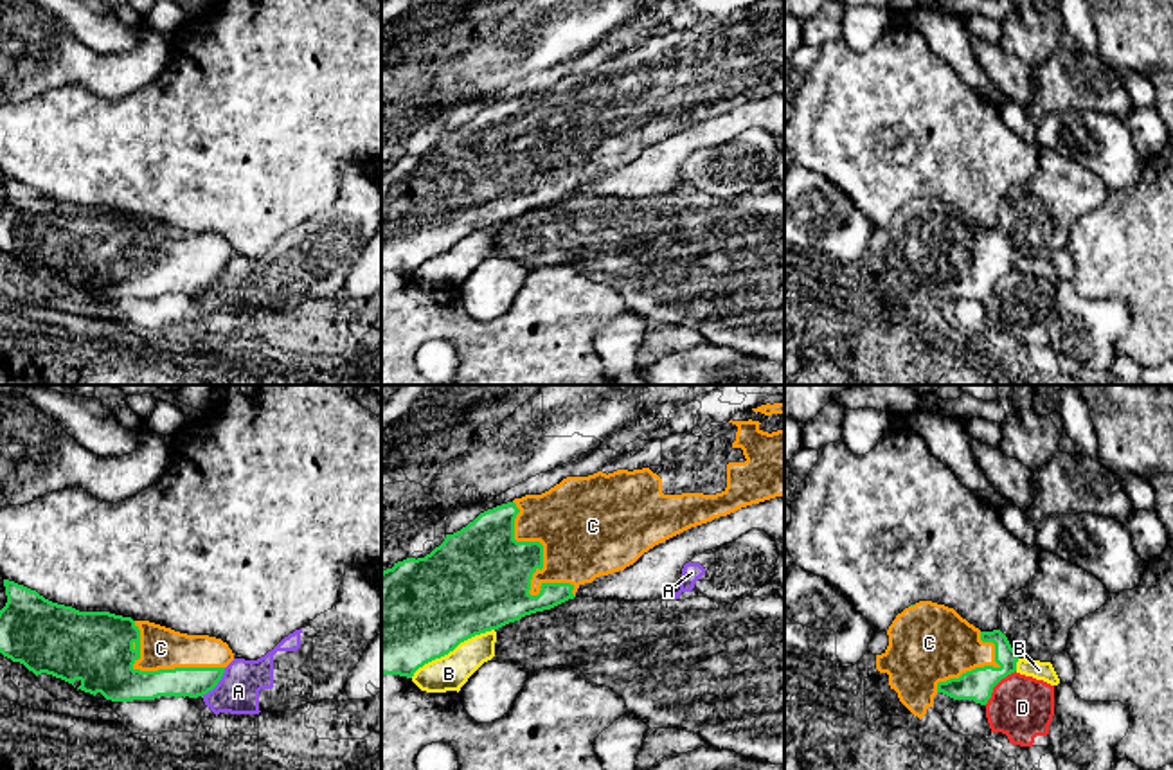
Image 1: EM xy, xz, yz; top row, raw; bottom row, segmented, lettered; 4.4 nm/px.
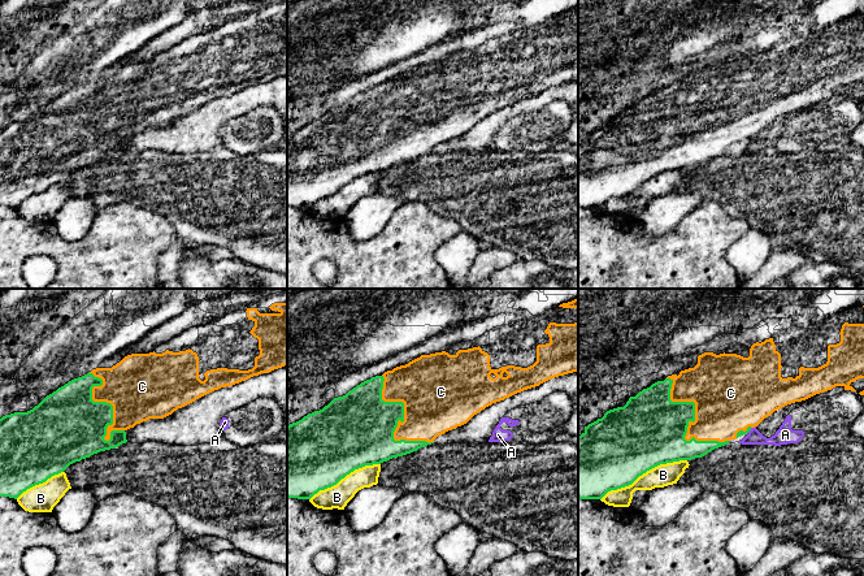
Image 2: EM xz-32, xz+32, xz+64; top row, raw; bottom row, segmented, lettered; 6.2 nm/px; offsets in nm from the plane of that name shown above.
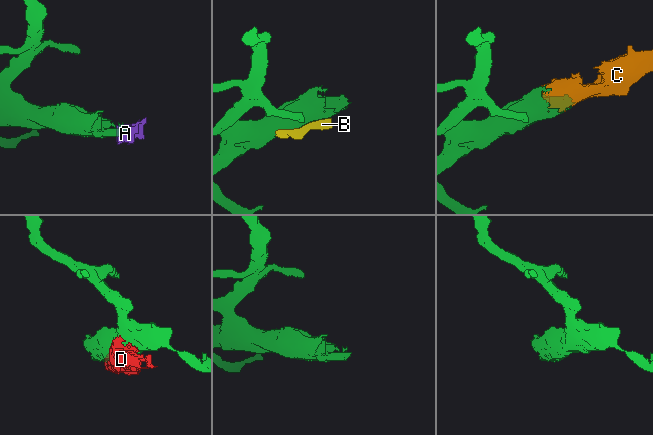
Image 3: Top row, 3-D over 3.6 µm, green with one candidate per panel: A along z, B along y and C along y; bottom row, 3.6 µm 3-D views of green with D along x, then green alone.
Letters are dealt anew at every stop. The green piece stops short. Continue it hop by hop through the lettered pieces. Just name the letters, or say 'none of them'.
C

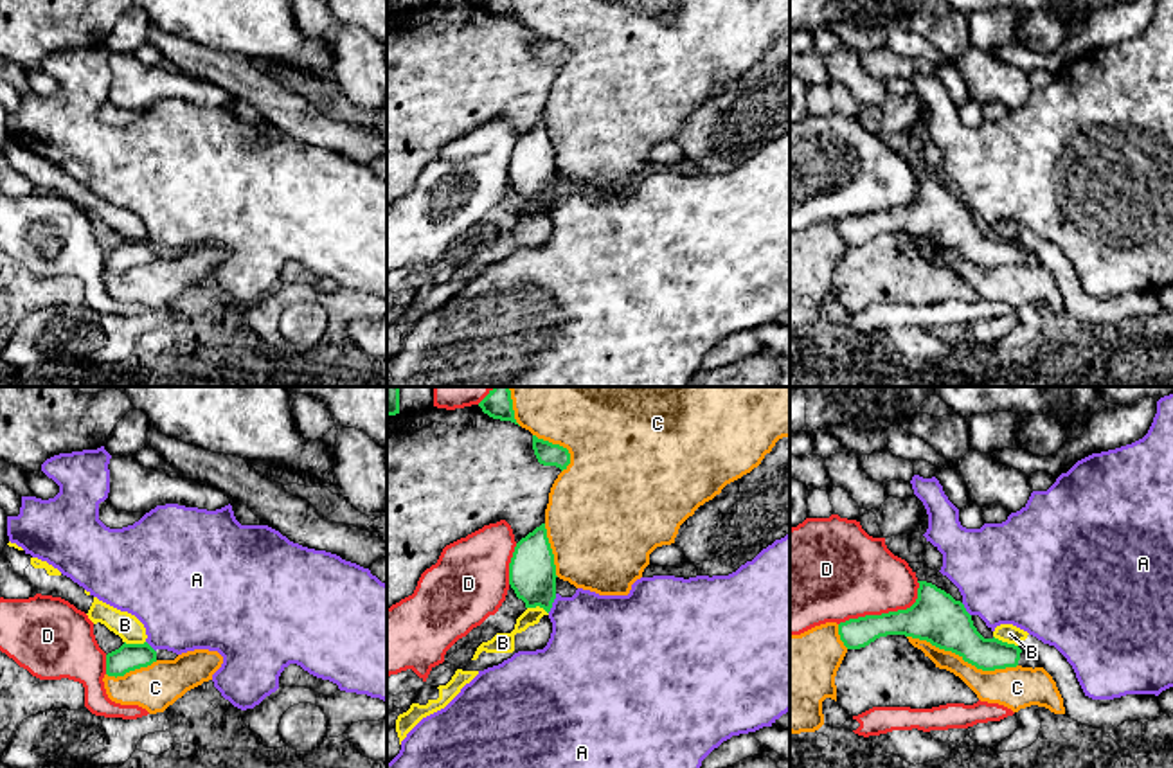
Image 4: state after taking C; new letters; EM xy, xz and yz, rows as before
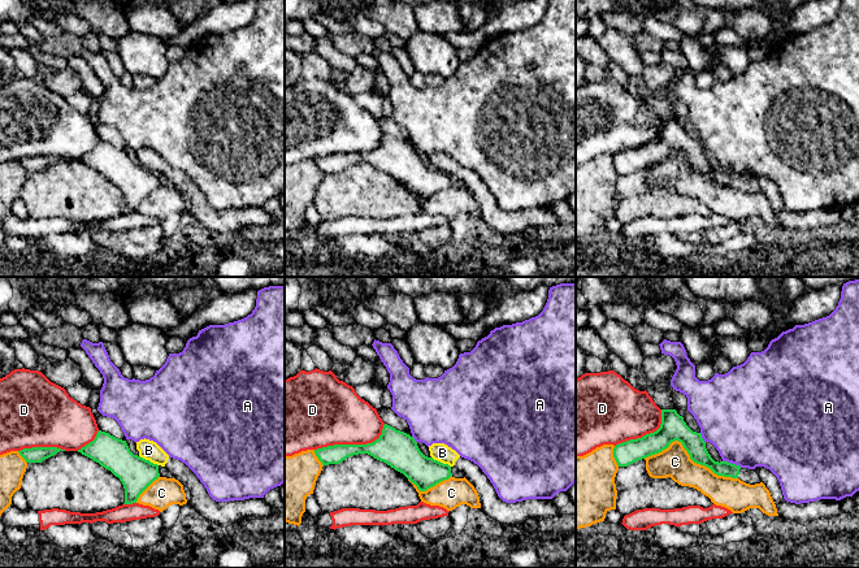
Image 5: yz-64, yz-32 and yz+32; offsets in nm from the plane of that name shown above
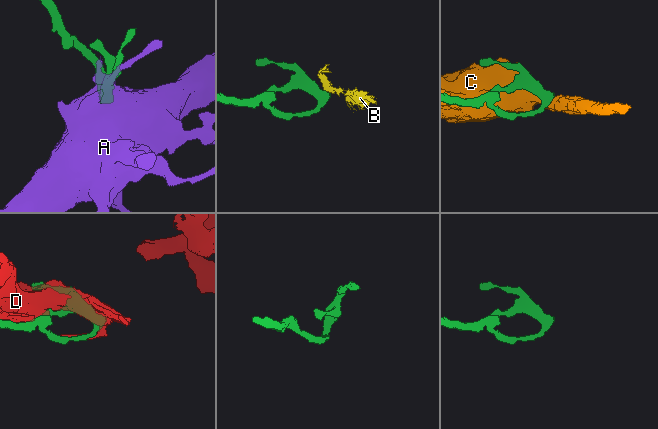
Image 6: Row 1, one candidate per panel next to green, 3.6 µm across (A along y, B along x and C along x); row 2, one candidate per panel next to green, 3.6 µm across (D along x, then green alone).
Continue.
none of them

